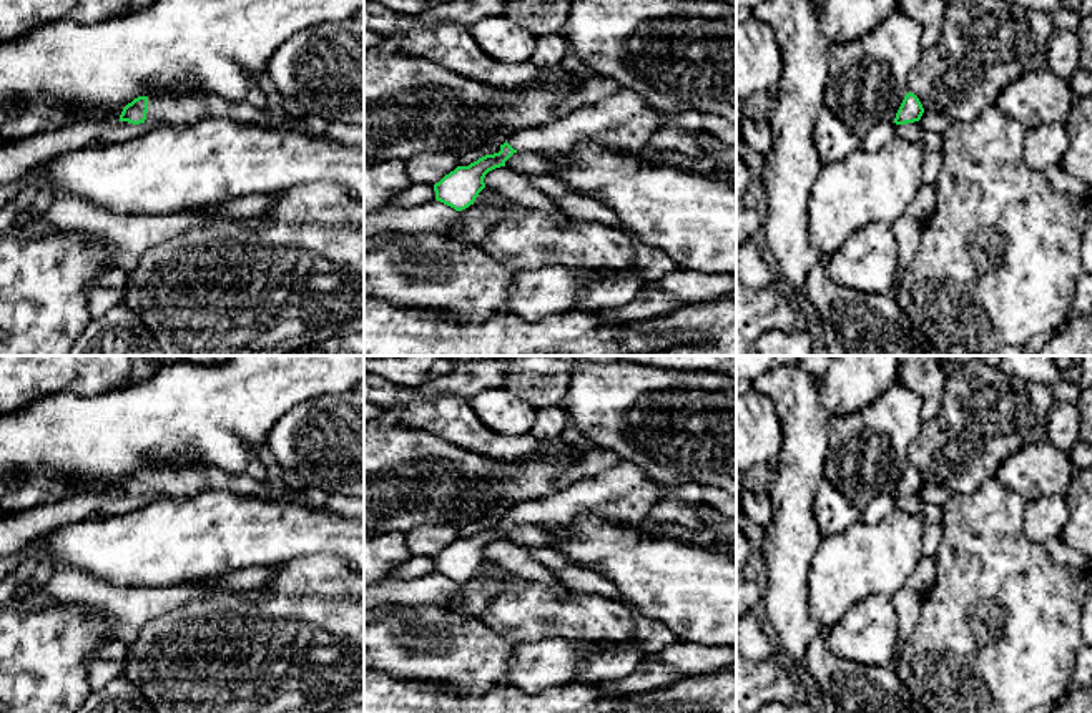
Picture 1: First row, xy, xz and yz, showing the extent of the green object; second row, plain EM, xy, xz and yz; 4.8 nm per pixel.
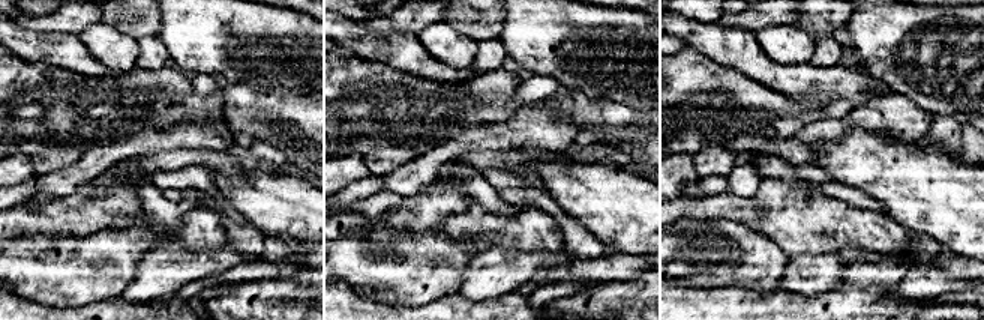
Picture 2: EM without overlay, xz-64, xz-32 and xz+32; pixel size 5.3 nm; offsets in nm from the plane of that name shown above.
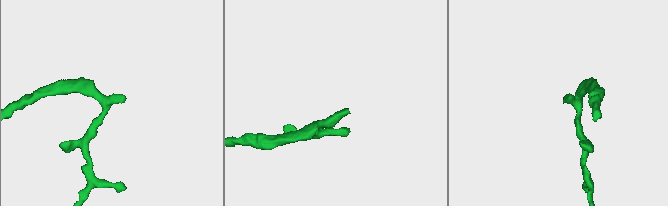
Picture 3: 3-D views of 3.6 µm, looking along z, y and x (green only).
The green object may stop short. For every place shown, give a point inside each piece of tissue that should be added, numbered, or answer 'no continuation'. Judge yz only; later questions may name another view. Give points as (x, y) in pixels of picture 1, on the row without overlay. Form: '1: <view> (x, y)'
no continuation

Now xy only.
1: xy (162, 484)

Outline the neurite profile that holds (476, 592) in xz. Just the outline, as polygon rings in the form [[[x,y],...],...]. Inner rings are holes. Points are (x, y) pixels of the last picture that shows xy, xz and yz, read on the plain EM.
[[[475,575],[459,585],[459,597],[442,605],[442,608],[467,617],[477,617],[480,612],[484,612],[495,593],[507,590],[505,580],[487,580]]]

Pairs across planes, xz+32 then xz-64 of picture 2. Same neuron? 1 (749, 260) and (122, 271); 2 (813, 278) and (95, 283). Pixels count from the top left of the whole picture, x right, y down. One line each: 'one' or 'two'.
1: one
2: two

